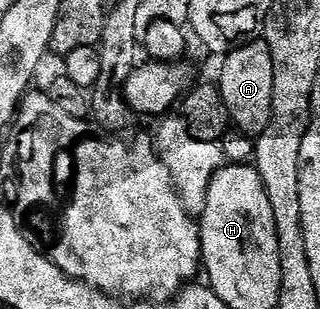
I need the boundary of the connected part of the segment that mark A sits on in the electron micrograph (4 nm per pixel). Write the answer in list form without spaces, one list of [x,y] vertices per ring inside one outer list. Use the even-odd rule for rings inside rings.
[[[248,41],[227,52],[223,59],[218,86],[229,111],[231,126],[243,135],[258,137],[266,125],[270,125],[274,105],[274,57],[270,57],[270,45],[262,41]]]

